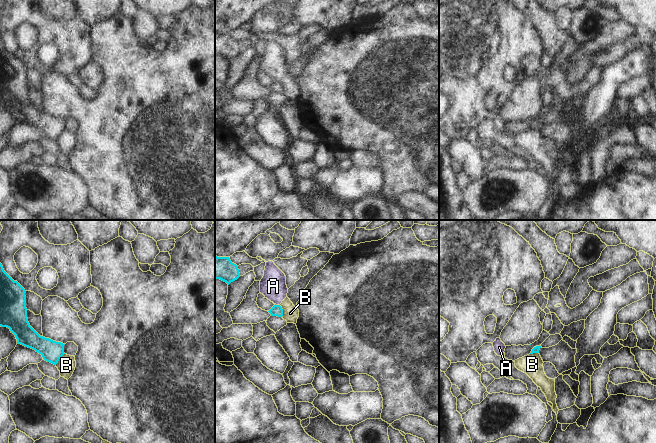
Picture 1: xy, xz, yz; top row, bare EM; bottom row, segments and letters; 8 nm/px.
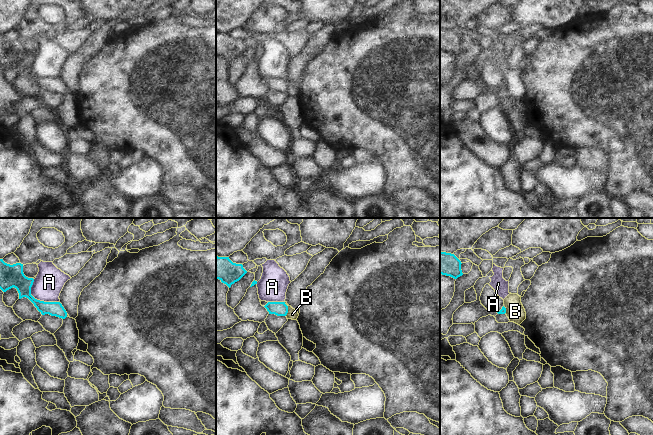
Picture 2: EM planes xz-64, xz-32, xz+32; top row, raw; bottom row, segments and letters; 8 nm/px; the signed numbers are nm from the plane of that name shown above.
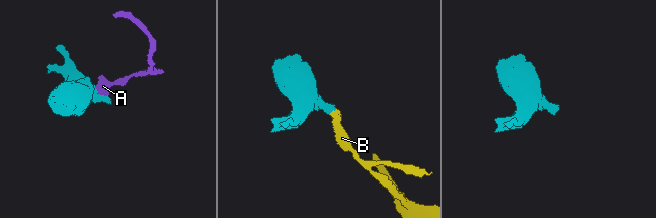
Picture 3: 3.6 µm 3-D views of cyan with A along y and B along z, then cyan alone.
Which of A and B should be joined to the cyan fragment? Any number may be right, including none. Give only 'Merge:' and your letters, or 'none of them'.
Merge: none of them

